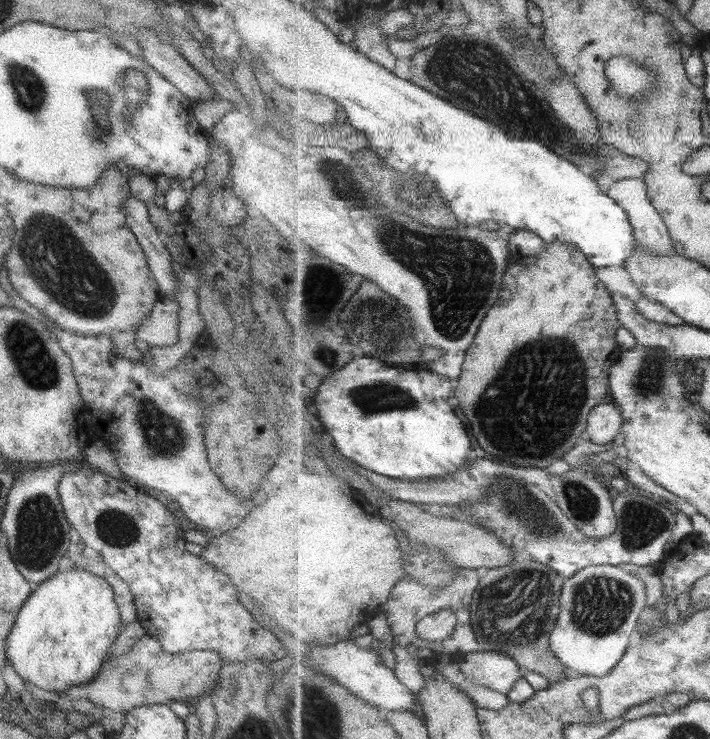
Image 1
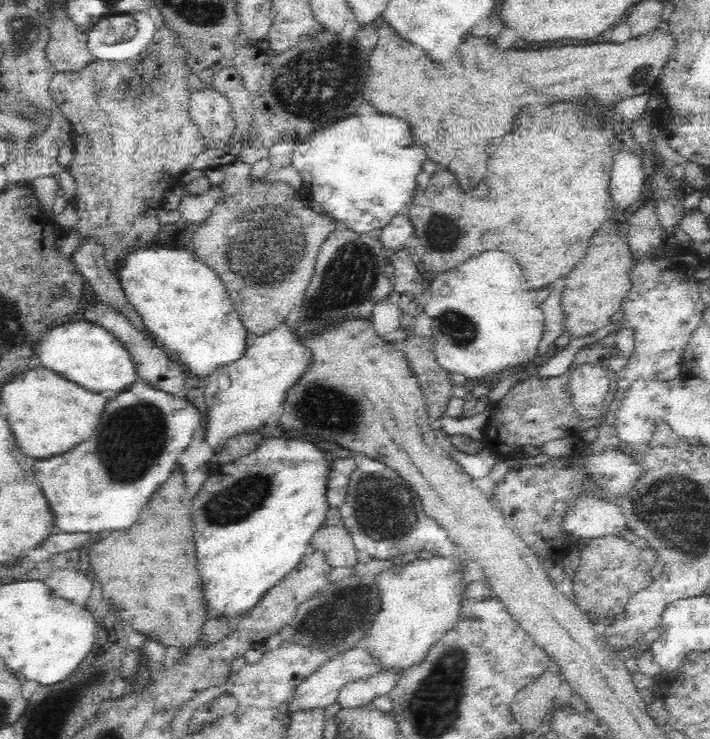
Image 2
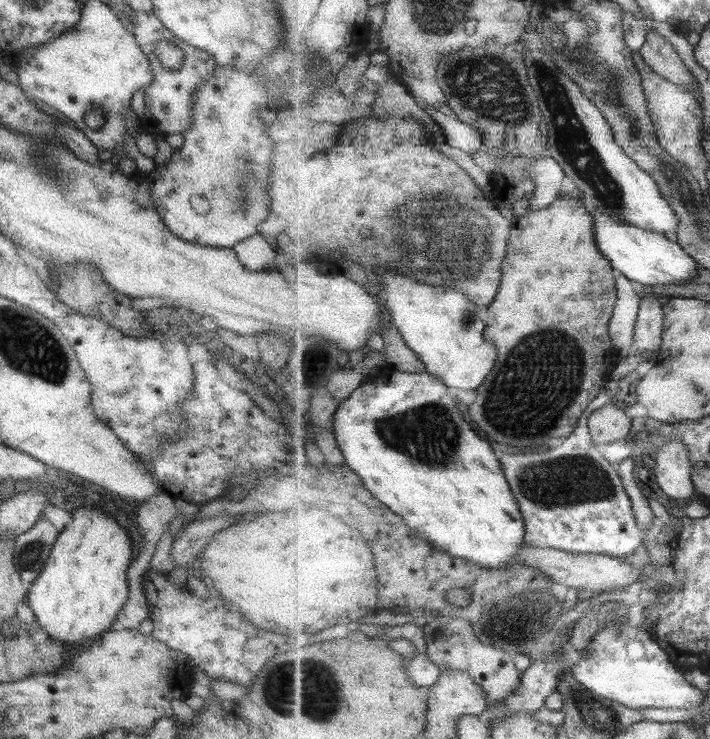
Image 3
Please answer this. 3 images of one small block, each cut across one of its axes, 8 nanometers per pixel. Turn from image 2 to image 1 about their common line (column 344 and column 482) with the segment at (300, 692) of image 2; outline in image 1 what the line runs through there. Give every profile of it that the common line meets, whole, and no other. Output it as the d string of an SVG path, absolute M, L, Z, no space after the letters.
M470 652L461 657L461 672L469 682L487 686L495 692L509 694L513 686L524 678L524 671L512 656L504 652Z

